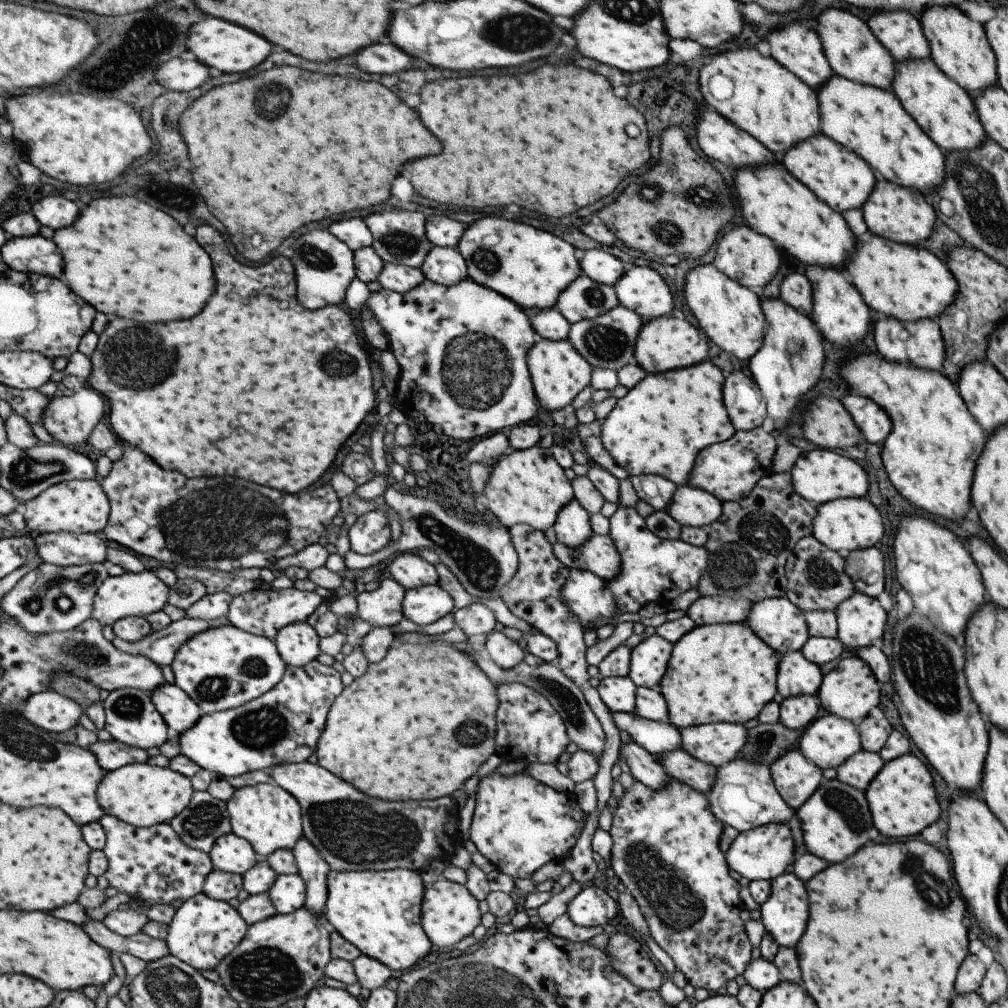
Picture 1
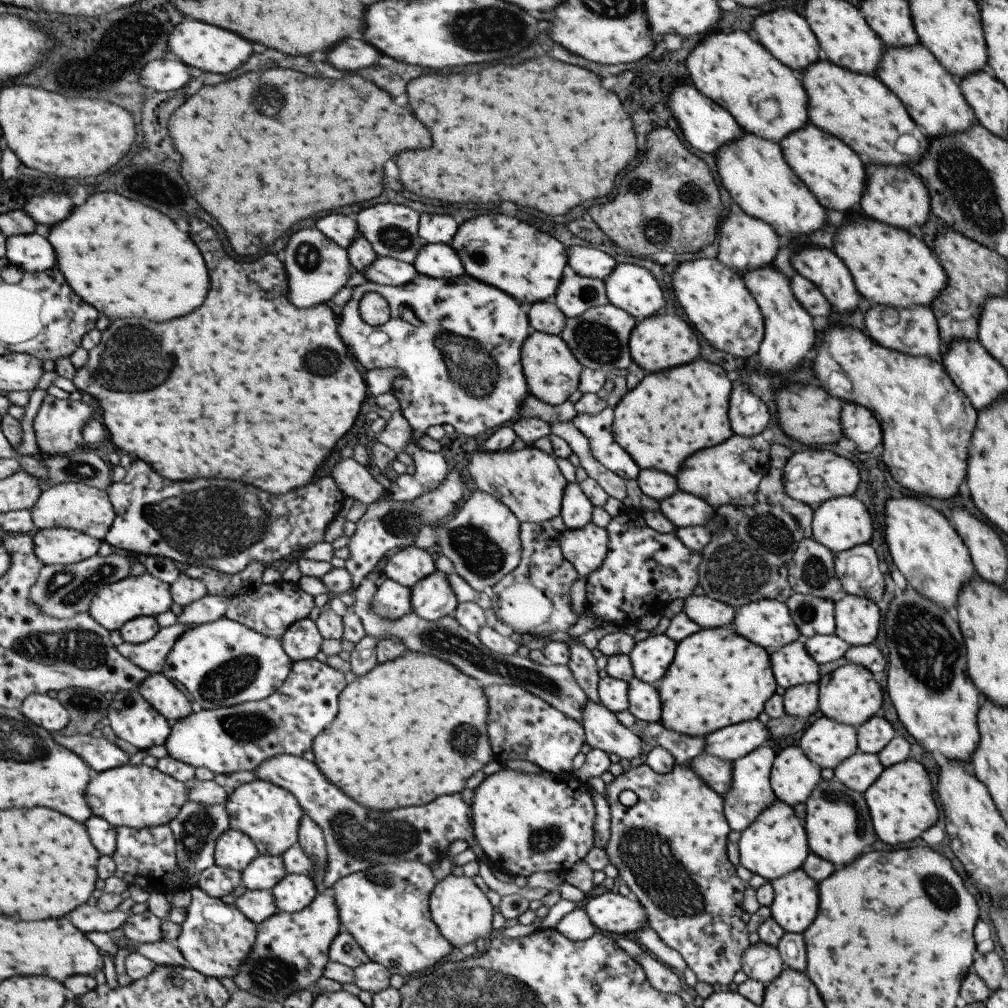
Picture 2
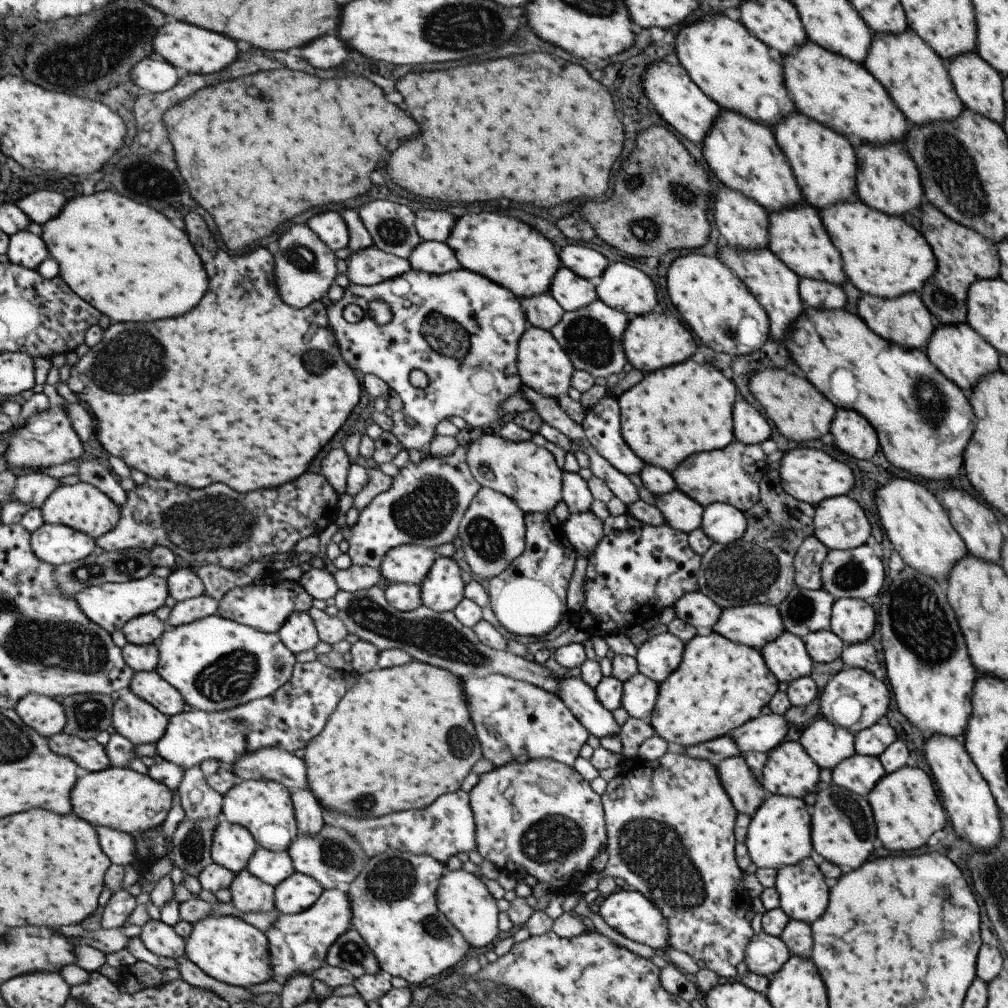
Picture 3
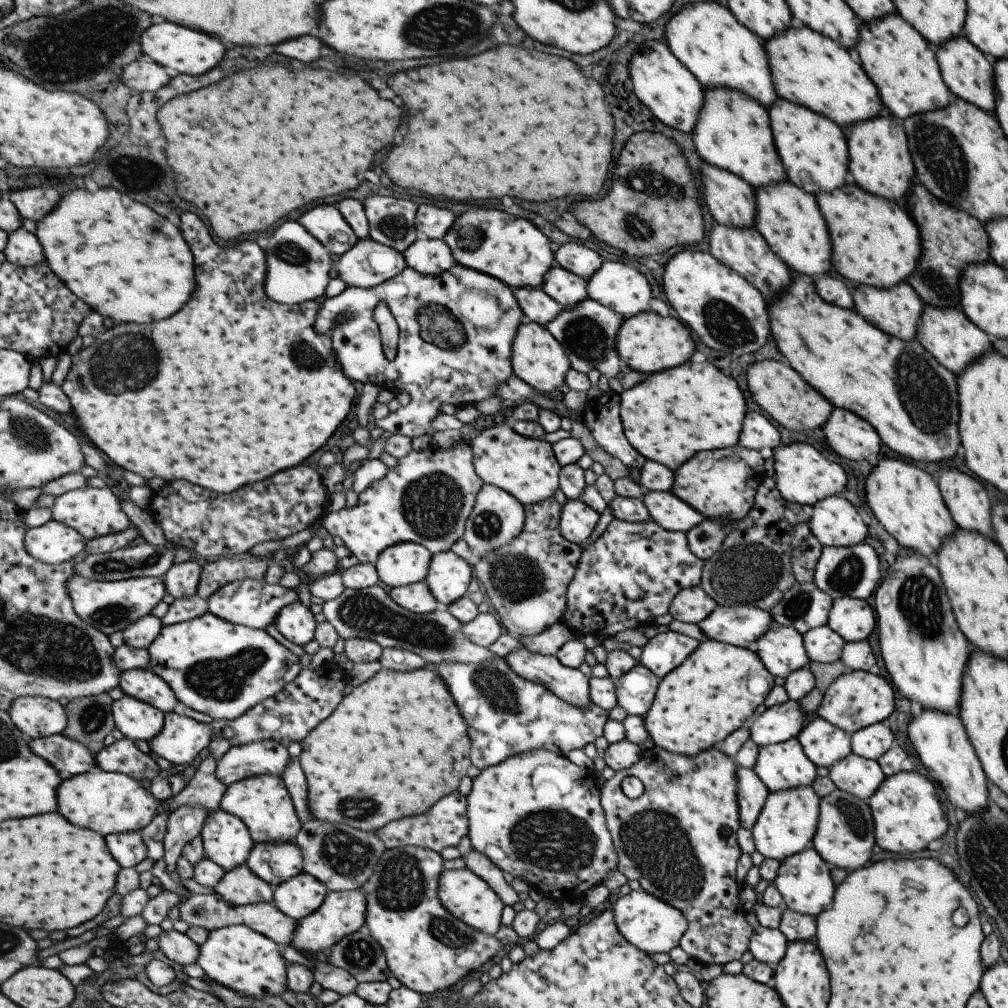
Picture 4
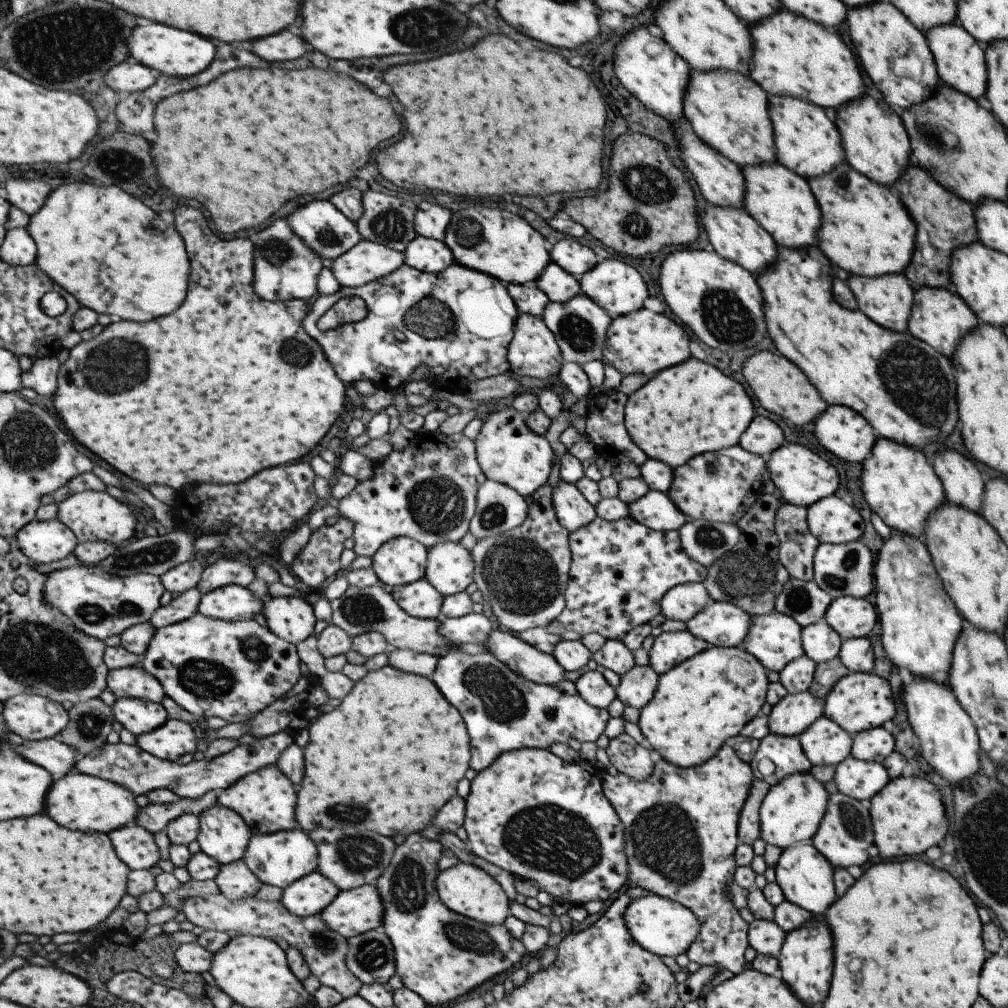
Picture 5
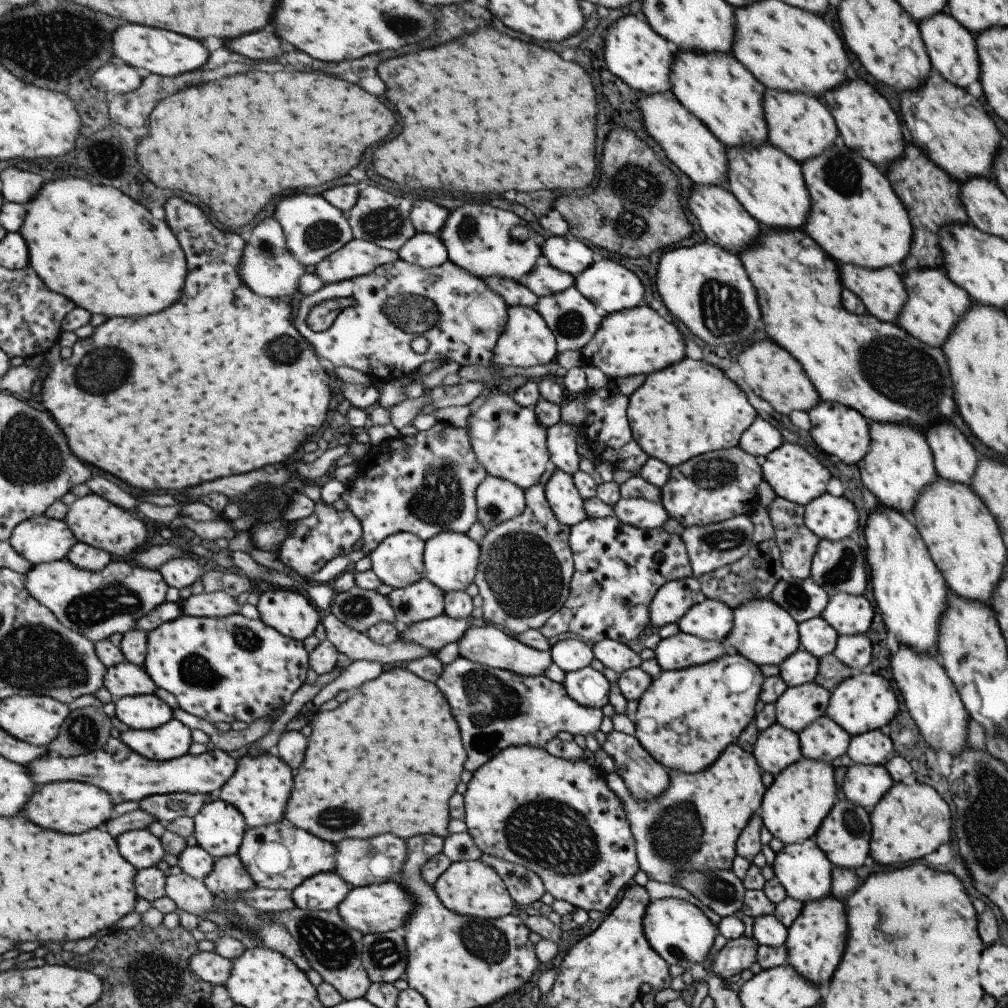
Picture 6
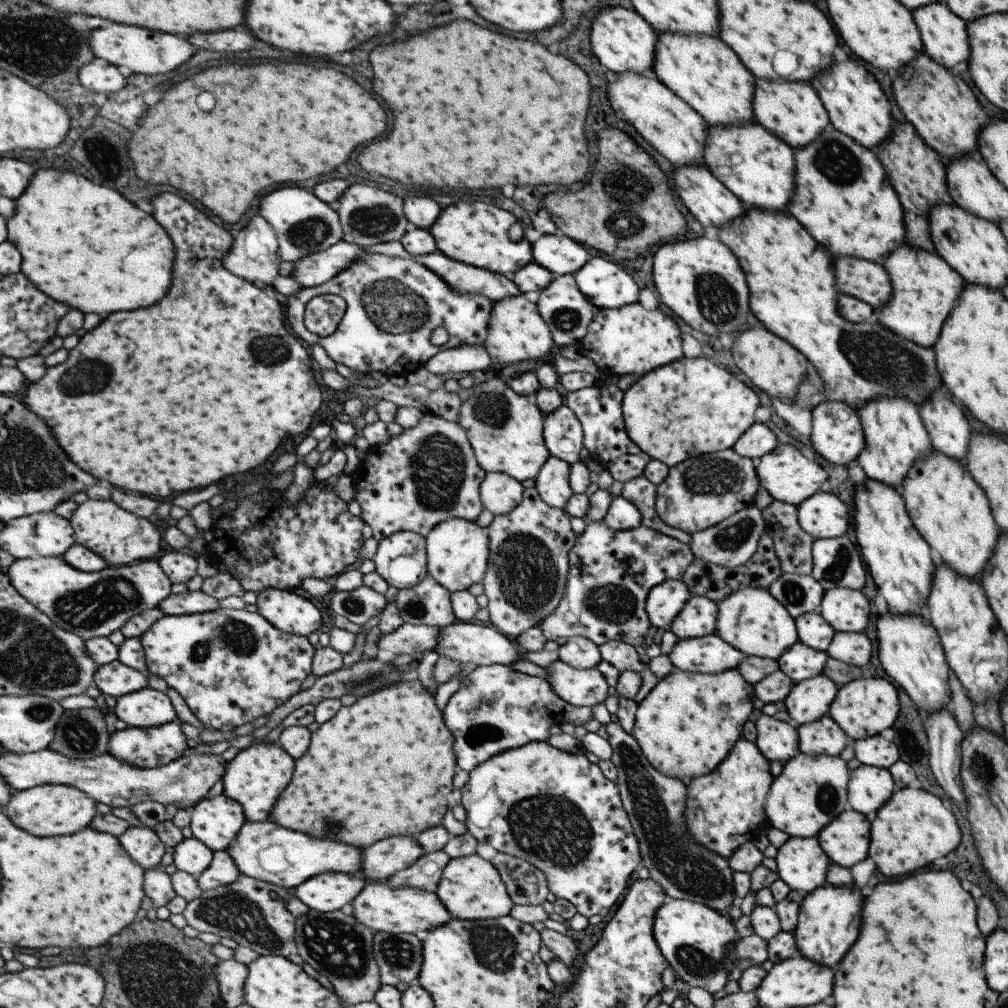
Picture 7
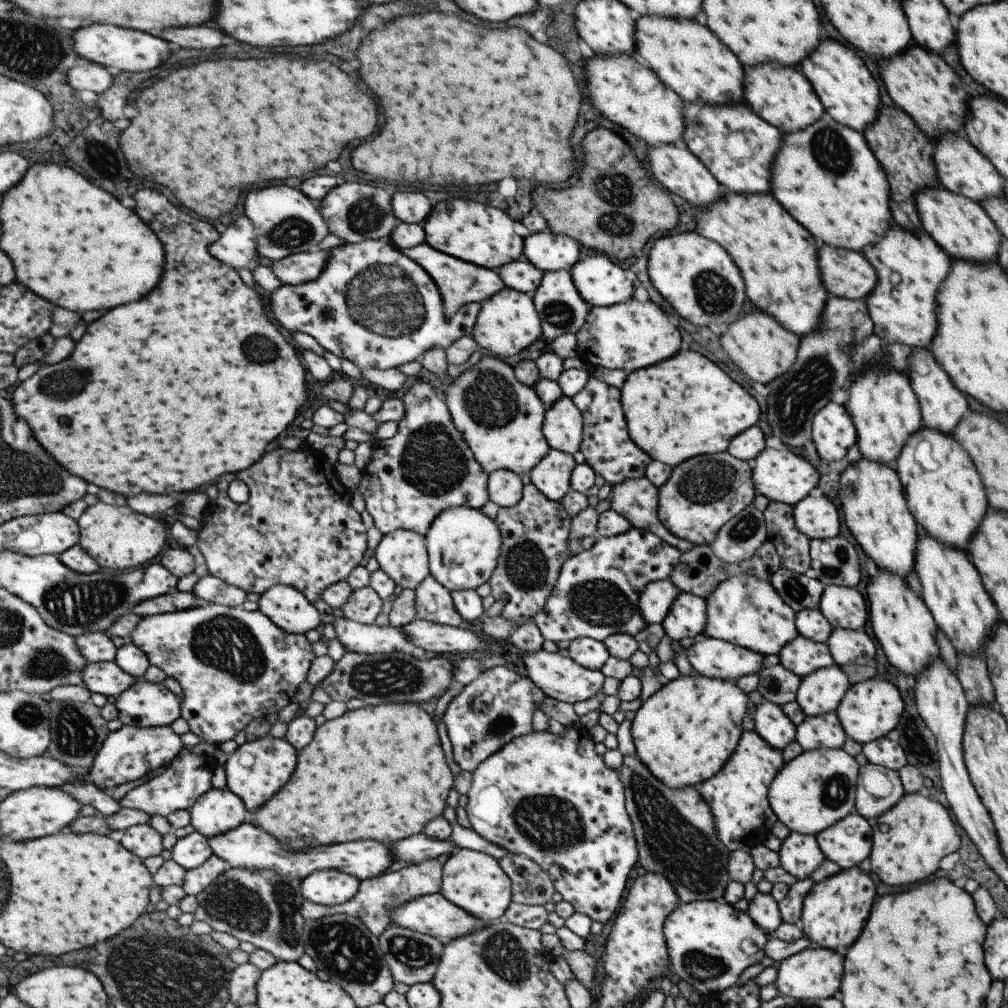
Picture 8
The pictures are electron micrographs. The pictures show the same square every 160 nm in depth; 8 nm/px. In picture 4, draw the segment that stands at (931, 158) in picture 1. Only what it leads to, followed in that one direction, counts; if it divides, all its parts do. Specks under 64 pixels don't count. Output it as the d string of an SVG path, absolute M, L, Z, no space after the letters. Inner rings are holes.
M791 26L779 32L779 36L771 36L763 48L771 68L771 84L779 98L801 104L839 127L877 116L881 102L877 100L875 86L867 80L859 64L849 58L847 49L833 44L830 38L819 36L809 28Z

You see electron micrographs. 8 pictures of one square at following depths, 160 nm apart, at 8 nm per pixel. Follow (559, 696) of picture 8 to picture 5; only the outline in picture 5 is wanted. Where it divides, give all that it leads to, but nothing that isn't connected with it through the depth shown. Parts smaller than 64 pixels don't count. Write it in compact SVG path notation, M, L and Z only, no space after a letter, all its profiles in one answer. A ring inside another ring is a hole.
M600 670L587 671L572 683L577 694L593 708L606 709L616 697L614 688L607 684Z

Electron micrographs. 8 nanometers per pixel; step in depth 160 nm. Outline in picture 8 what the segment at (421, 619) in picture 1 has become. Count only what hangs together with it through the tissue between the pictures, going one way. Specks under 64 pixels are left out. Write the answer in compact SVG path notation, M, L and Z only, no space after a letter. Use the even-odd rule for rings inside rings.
M468 506L443 509L424 534L430 575L448 591L475 590L491 577L499 556L500 540L495 521L483 514L481 509Z

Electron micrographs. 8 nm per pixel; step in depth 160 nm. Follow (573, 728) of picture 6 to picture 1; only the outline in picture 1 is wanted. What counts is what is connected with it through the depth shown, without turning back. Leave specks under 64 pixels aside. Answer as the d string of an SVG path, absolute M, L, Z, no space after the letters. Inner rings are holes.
M517 683L497 684L494 754L509 762L541 762L553 764L570 743L561 717L550 702L534 690Z

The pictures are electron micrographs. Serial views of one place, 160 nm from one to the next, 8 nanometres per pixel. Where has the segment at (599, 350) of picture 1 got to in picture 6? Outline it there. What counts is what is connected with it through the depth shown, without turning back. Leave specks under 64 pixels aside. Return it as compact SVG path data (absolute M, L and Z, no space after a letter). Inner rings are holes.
M574 285L558 293L538 296L533 308L545 321L547 328L554 333L556 349L559 354L565 350L581 350L591 340L605 316L605 312L586 299Z

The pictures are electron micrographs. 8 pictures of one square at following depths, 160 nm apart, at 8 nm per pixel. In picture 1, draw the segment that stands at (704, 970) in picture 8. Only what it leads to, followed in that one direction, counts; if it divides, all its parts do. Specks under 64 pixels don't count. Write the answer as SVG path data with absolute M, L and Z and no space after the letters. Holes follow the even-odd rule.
M593 886L583 888L567 903L569 919L577 926L613 926L620 921L619 907L611 890Z

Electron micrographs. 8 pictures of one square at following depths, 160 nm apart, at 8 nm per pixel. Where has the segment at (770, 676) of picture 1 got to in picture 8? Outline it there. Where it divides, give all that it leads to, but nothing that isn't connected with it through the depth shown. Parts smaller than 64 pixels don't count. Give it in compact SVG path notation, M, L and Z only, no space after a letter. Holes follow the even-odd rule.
M679 675L643 698L630 722L635 756L667 788L698 786L717 774L737 746L742 720L750 713L747 695L733 682Z

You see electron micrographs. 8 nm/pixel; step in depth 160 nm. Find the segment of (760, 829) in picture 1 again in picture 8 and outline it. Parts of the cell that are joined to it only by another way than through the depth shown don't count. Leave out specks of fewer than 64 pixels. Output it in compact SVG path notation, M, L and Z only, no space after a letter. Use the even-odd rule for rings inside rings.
M811 749L784 763L768 786L768 803L773 814L790 832L816 835L854 812L858 777L854 757L838 749Z

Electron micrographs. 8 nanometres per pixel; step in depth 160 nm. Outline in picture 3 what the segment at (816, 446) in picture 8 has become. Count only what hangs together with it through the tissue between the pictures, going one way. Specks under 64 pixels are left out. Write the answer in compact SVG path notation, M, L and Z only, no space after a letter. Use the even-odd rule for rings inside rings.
M836 408L829 433L836 448L857 460L869 460L879 446L869 422L853 409Z

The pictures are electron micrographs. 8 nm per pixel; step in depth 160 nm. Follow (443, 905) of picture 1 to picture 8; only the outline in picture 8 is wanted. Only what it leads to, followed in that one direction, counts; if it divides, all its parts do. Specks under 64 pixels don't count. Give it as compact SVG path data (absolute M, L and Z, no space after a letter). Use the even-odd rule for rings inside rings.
M457 848L442 865L440 893L451 904L471 913L476 919L490 924L503 917L511 902L511 883L498 861L488 854L471 849Z

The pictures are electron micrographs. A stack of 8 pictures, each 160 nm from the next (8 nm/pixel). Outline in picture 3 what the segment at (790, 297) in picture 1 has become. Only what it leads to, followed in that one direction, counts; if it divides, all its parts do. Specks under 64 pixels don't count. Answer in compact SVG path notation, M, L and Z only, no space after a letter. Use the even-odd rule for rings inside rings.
M800 279L798 293L802 304L811 308L843 308L845 294L839 286L819 280Z

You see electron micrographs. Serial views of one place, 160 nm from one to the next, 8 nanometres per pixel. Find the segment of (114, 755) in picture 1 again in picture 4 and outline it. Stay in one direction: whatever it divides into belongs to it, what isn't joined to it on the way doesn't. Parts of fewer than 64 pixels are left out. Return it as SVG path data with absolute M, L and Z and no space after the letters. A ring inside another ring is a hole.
M63 733L32 739L30 746L35 753L58 769L63 778L68 779L89 772L97 766L96 756L88 746L70 739Z

